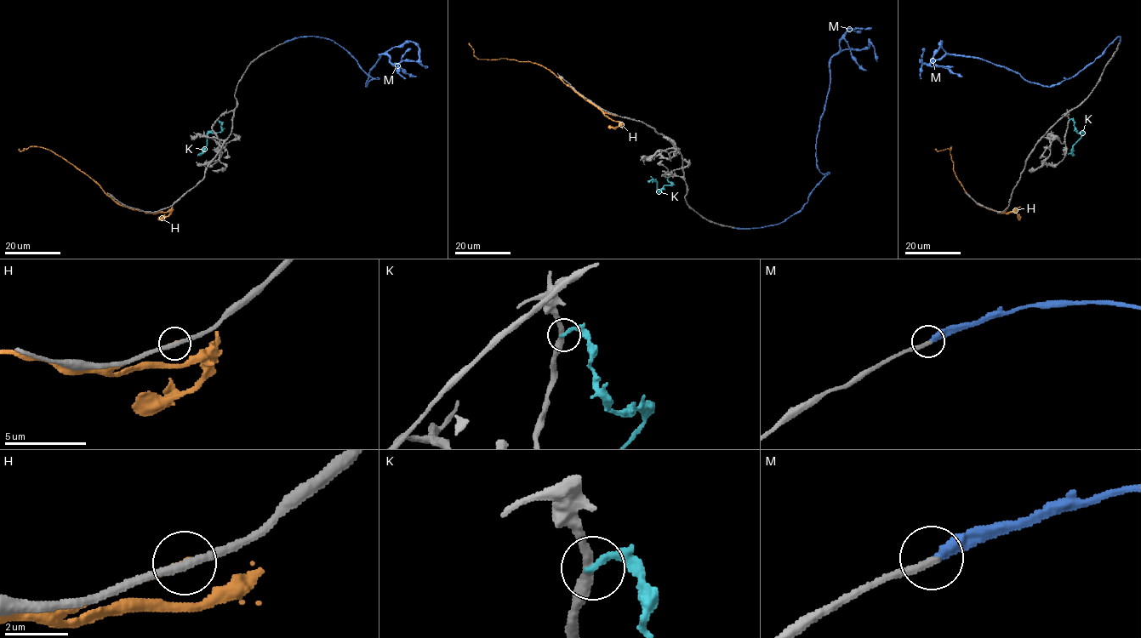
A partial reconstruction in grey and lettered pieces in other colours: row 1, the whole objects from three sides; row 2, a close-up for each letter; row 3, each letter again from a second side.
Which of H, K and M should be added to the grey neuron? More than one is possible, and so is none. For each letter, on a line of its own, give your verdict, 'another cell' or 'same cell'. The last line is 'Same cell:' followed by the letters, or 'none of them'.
H: another cell
K: another cell
M: another cell
Same cell: none of them

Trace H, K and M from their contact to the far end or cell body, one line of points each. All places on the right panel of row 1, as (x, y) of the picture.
H: (1006, 208), (1003, 213), (998, 213), (979, 206), (965, 190), (955, 174), (950, 145), (939, 150), (935, 149)
K: (1069, 120), (1074, 121), (1076, 132), (1082, 133), (1074, 145), (1071, 153), (1074, 156)
M: (1119, 42), (1119, 37), (1092, 62), (1049, 86), (979, 59), (950, 55), (941, 42), (933, 62), (954, 67)

